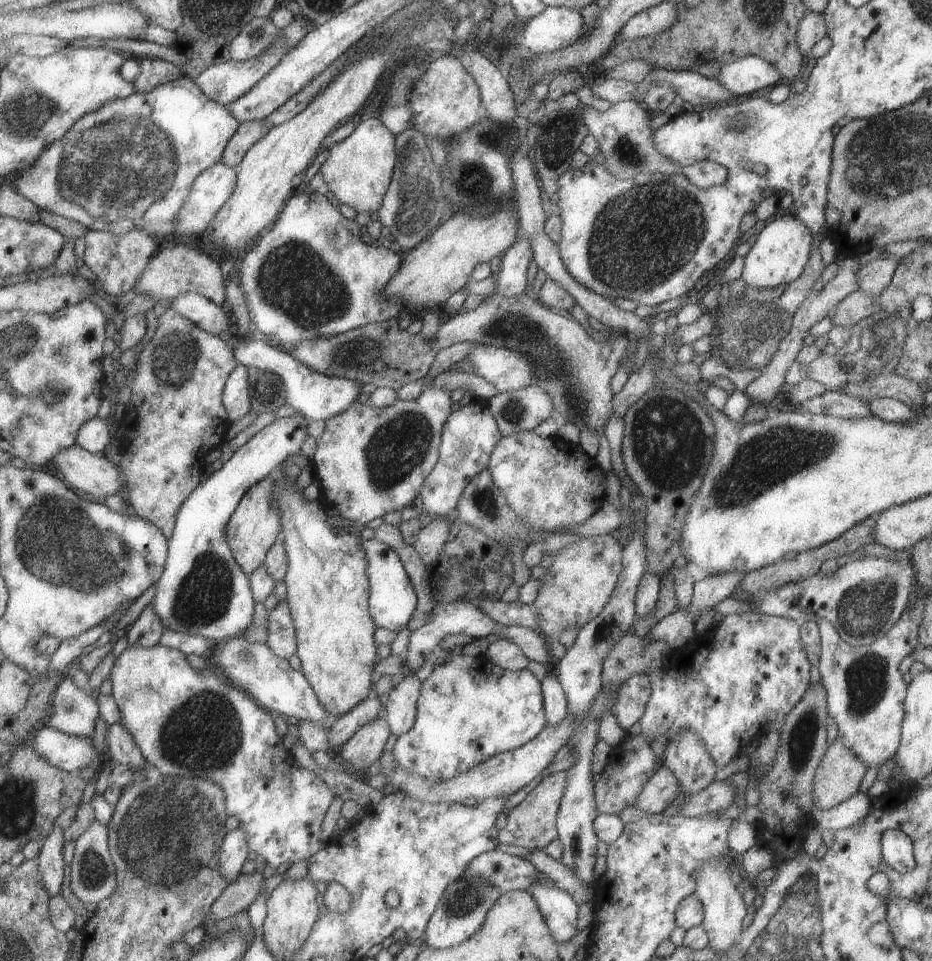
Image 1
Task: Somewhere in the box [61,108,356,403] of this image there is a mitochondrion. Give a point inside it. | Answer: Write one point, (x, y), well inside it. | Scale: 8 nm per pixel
(292, 280)

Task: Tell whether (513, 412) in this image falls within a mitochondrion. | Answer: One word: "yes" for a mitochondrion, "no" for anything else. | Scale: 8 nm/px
yes

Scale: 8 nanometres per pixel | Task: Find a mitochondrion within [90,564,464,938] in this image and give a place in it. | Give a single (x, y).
(167, 834)

